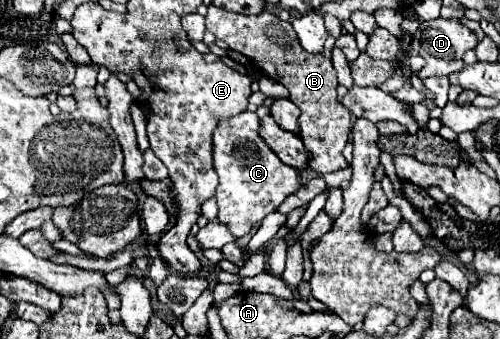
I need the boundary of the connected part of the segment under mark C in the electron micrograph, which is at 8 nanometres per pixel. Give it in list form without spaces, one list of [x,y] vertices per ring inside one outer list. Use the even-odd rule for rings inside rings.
[[[241,113],[229,119],[219,119],[213,131],[213,169],[219,175],[215,199],[219,205],[219,221],[229,227],[235,237],[247,235],[255,223],[275,211],[287,195],[295,193],[299,185],[297,169],[287,167],[267,147],[259,135],[259,117],[255,113]]]

